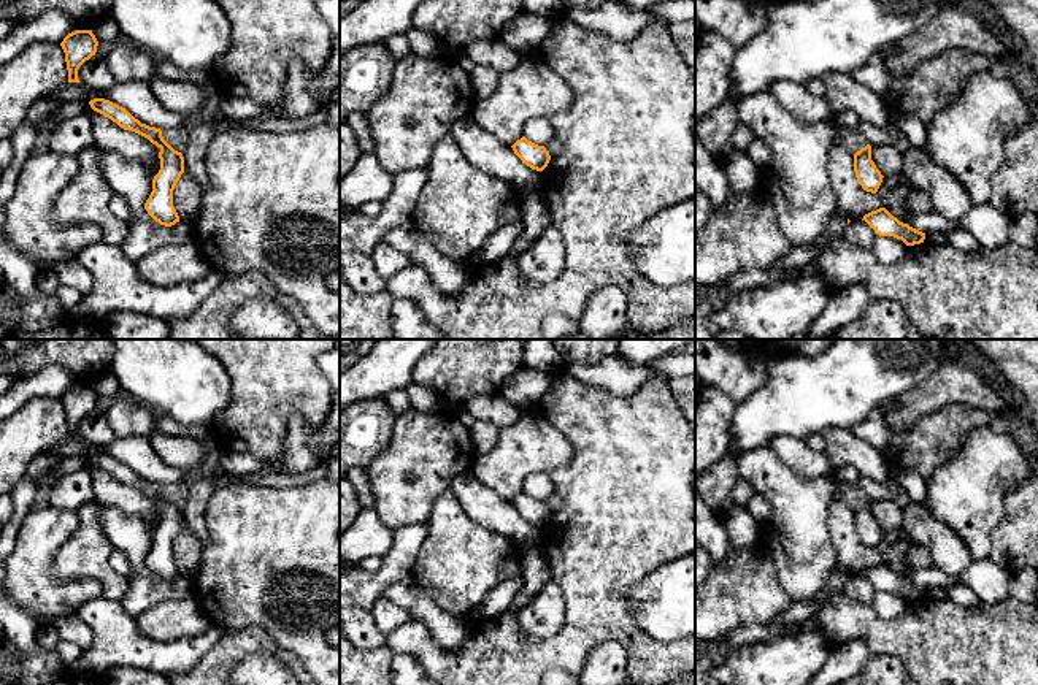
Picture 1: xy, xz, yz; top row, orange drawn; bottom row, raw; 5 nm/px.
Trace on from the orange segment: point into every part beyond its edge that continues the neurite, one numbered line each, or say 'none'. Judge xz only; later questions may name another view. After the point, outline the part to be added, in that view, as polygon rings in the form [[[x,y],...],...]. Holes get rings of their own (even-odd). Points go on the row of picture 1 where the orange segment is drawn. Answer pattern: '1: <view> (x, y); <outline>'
none

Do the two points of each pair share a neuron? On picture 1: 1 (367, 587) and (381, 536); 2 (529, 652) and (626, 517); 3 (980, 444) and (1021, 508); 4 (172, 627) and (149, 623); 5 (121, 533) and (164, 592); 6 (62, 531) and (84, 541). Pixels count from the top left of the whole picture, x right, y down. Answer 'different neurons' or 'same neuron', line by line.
1: different neurons
2: same neuron
3: different neurons
4: same neuron
5: same neuron
6: different neurons

